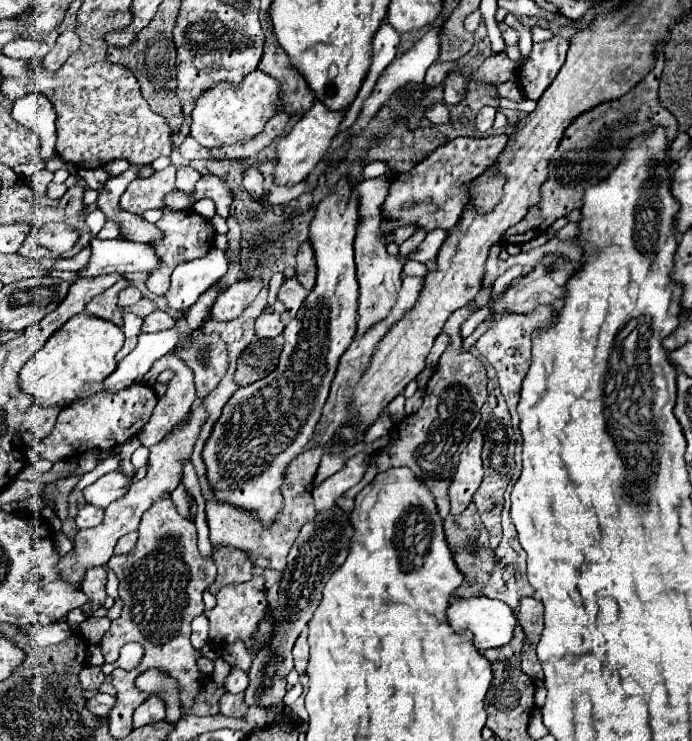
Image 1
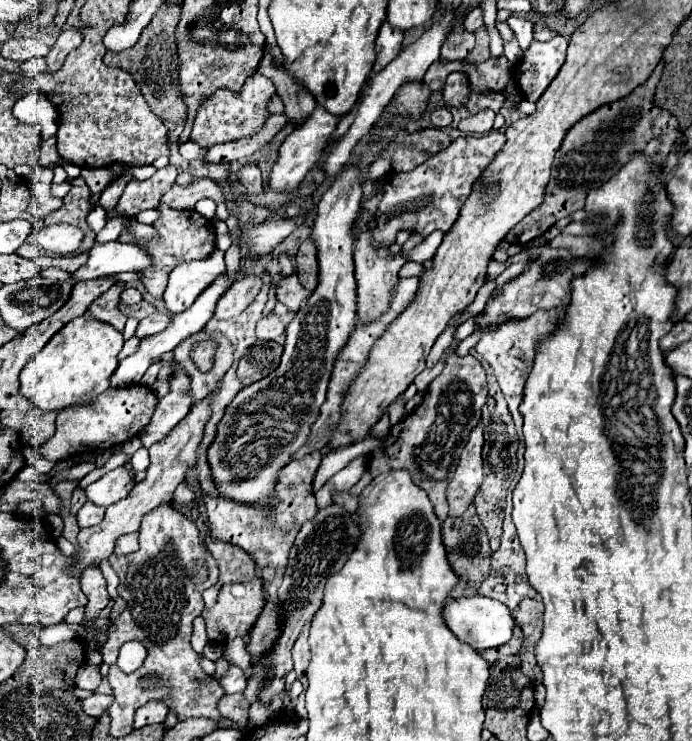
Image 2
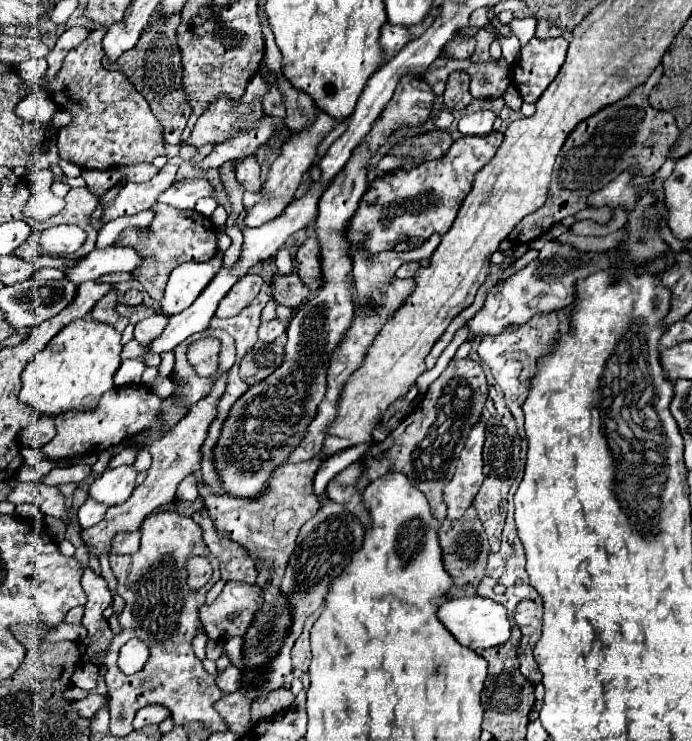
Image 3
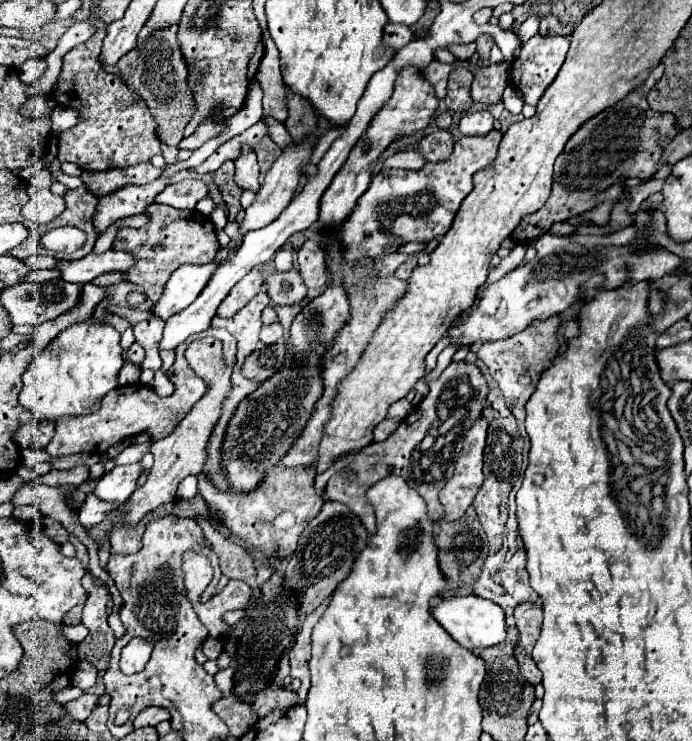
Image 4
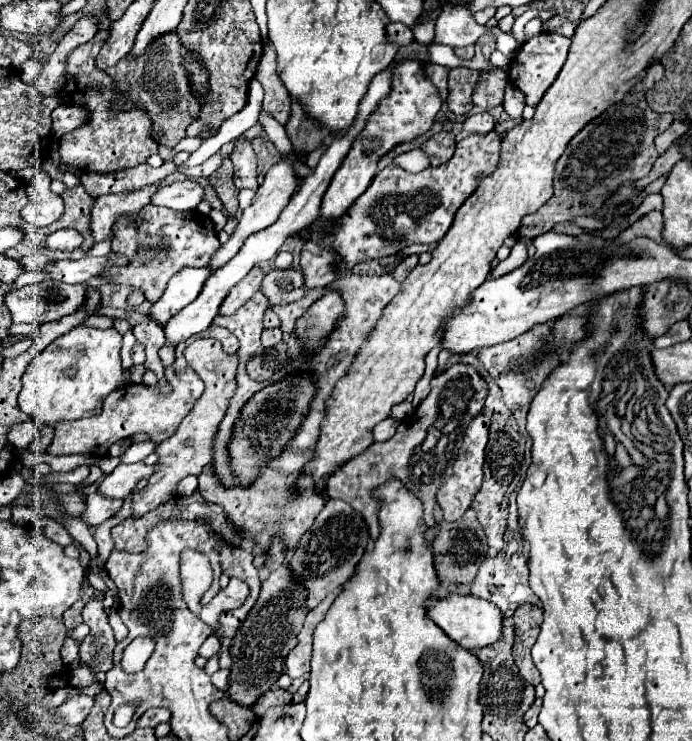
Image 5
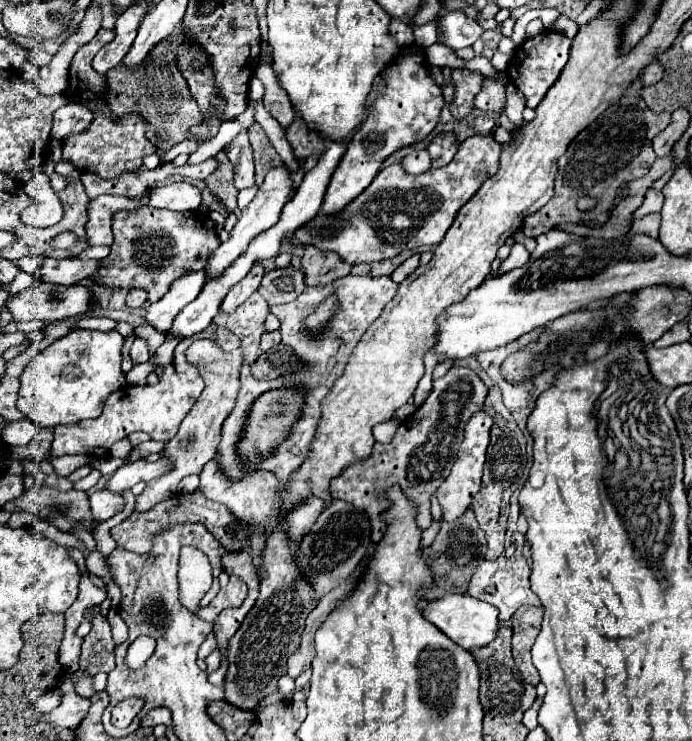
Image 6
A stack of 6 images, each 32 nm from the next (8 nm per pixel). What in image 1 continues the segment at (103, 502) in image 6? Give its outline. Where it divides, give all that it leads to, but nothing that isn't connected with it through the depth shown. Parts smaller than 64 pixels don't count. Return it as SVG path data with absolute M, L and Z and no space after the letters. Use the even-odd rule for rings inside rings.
M86 504L76 516L76 528L78 530L86 530L86 528L92 528L92 526L98 526L102 522L102 516L104 516L102 508Z

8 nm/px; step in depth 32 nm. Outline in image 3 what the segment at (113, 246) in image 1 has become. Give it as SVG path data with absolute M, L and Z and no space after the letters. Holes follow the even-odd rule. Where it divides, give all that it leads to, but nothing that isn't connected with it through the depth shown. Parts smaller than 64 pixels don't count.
M110 244L106 248L94 248L80 264L76 264L72 270L66 270L66 276L68 280L82 284L112 272L134 272L140 264L142 254L134 252L134 248Z

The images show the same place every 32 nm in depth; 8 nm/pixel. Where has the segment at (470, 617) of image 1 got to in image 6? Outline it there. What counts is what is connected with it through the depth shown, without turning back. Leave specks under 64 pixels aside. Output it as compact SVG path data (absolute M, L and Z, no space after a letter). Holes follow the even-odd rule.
M446 594L444 598L432 600L426 608L424 608L424 616L438 626L450 640L454 640L458 646L474 652L486 644L490 644L498 630L500 630L500 620L498 620L498 610L496 606L490 606L488 602L476 600L468 594Z

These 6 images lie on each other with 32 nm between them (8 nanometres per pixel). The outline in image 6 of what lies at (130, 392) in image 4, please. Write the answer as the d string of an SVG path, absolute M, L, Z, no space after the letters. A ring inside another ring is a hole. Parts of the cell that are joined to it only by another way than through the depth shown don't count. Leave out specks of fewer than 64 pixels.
M210 324L200 334L185 338L174 350L173 366L163 367L160 382L154 385L124 386L122 390L116 390L114 394L110 394L110 398L106 400L104 412L98 418L86 420L86 422L76 422L70 426L56 426L50 454L52 456L88 454L88 456L104 458L108 454L108 448L114 442L126 438L132 432L146 432L146 434L150 434L152 440L162 440L162 442L170 440L176 434L184 416L190 412L190 408L194 406L194 402L198 400L198 396L204 390L202 376L198 374L198 370L194 366L188 364L185 356L187 348L196 338L214 338L226 352L236 350L240 346L240 340L236 334L232 334L228 328L216 326L216 324Z

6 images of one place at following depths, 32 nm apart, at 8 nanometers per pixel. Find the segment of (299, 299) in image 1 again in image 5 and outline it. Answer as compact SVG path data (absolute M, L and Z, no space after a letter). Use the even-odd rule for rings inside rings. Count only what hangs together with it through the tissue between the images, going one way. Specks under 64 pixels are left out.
M272 270L262 282L262 292L268 296L270 304L290 304L306 294L304 278L298 270Z

